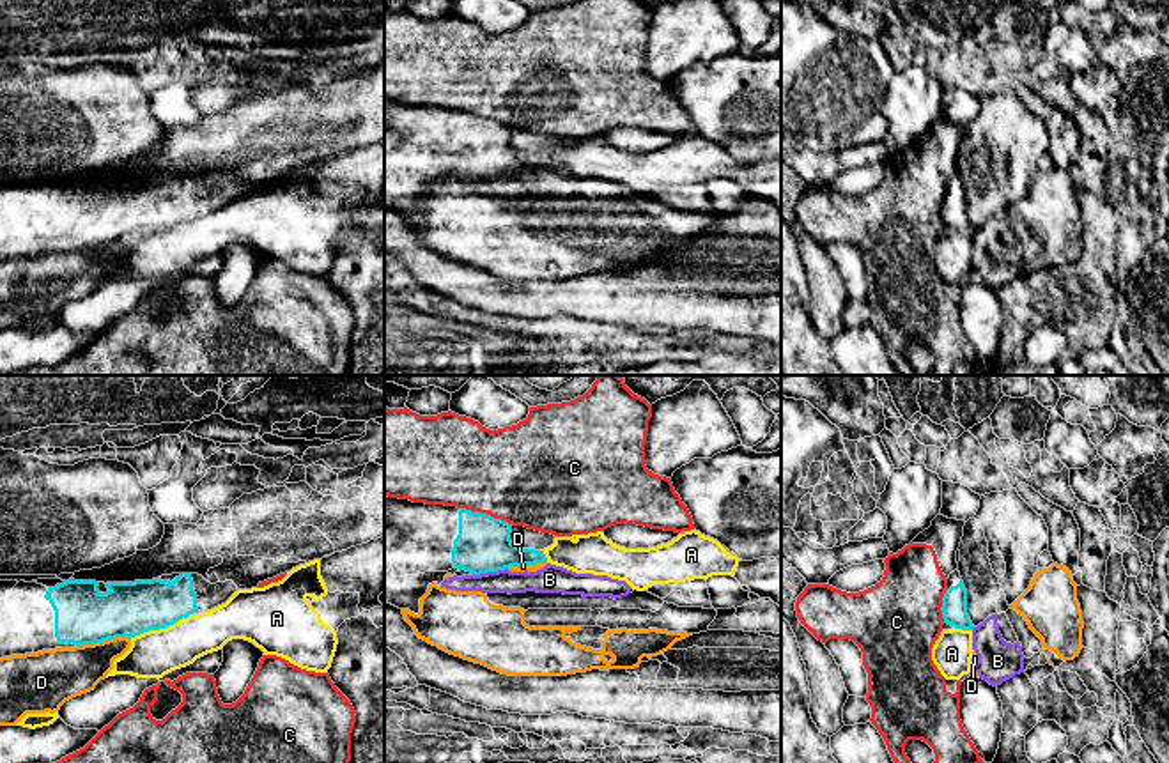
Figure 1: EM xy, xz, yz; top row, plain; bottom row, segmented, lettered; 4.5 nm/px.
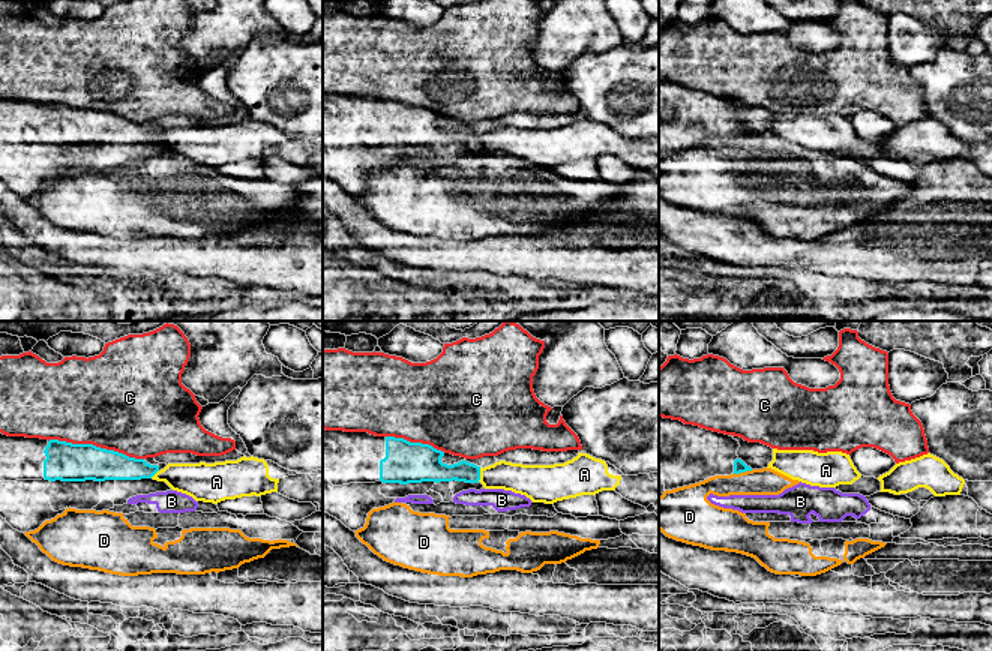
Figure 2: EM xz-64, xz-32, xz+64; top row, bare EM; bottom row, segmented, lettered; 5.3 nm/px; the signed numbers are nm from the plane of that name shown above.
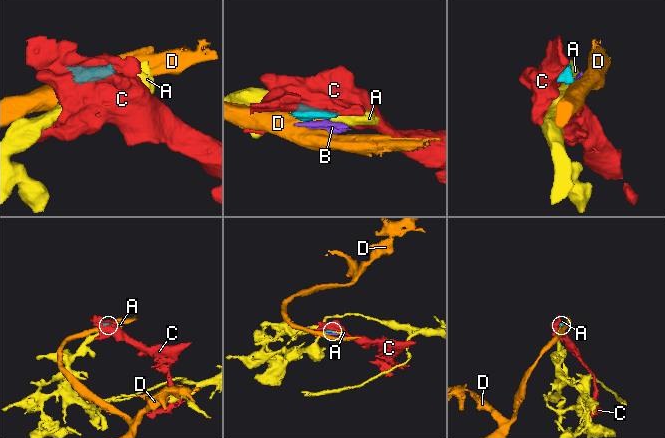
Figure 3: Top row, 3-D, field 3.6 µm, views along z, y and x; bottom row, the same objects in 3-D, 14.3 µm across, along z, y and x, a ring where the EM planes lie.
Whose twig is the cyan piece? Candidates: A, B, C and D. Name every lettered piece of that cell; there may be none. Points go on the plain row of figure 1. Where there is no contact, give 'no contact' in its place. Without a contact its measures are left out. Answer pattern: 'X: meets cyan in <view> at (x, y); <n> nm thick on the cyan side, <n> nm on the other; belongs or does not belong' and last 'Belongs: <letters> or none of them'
A: meets cyan in xy at (158, 232); 240 nm thick on the cyan side, 220 nm on the other; does not belong
B: meets cyan in xz at (489, 174); 240 nm thick on the cyan side, 110 nm on the other; does not belong
C: meets cyan in xz at (484, 117); 240 nm thick on the cyan side, 460 nm on the other; does not belong
D: meets cyan in xy at (103, 243); 260 nm thick on the cyan side, 240 nm on the other; does not belong
Belongs: none of them

